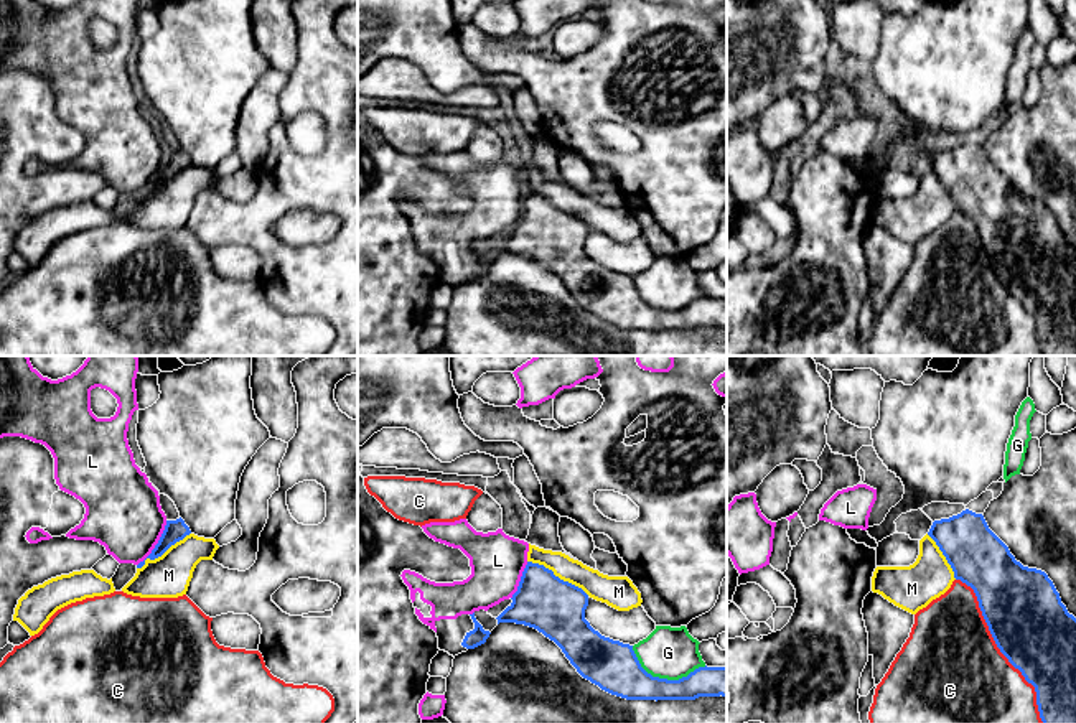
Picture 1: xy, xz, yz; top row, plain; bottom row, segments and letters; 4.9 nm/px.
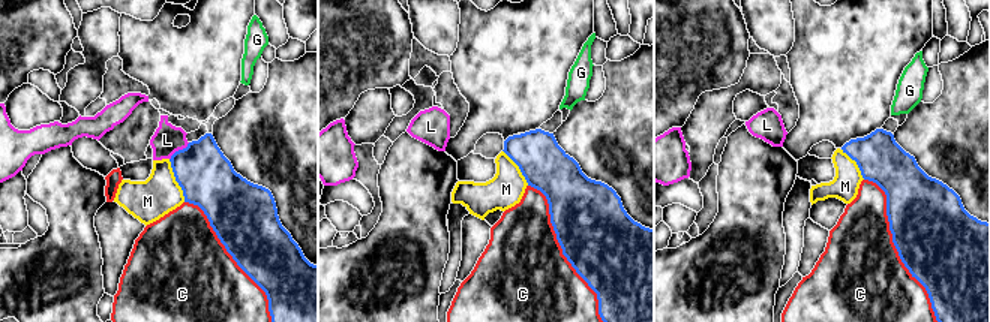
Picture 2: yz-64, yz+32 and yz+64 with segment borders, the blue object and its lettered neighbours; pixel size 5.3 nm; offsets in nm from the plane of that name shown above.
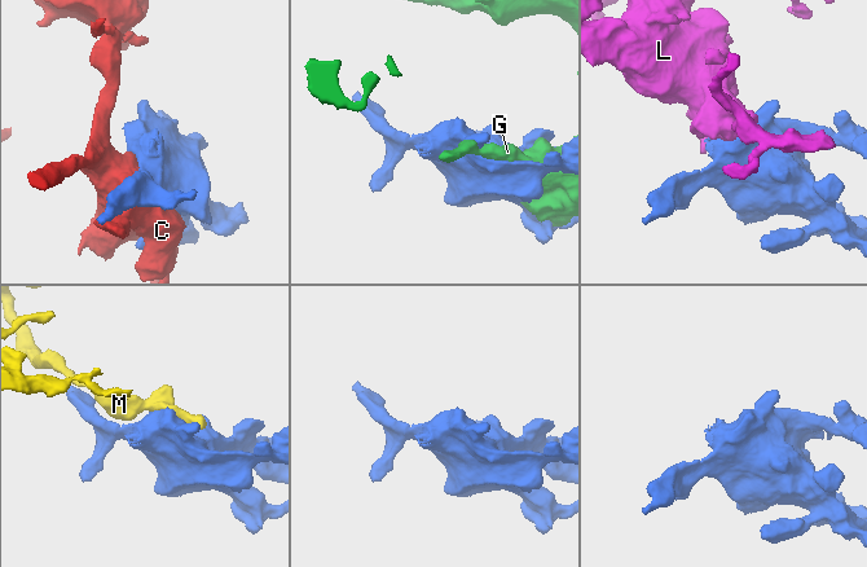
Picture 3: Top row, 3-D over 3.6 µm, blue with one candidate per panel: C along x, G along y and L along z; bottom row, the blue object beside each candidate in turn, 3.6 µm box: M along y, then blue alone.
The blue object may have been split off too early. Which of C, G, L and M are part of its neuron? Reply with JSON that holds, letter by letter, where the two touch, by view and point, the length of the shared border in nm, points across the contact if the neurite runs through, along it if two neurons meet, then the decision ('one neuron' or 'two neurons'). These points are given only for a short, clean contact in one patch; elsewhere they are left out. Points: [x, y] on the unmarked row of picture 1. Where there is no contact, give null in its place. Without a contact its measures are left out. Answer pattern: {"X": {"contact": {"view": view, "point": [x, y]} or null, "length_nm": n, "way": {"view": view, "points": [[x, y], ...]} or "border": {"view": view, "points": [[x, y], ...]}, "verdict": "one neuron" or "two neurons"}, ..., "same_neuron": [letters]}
{"C": {"contact": {"view": "yz", "point": [999, 279]}, "length_nm": 850, "verdict": "two neurons"}, "G": {"contact": {"view": "xz", "point": [664, 310]}, "length_nm": 380, "verdict": "two neurons"}, "L": {"contact": {"view": "xy", "point": [157, 175]}, "length_nm": 260, "verdict": "one neuron"}, "M": {"contact": {"view": "xz", "point": [557, 208]}, "length_nm": 340, "verdict": "two neurons"}, "same_neuron": ["L"]}

